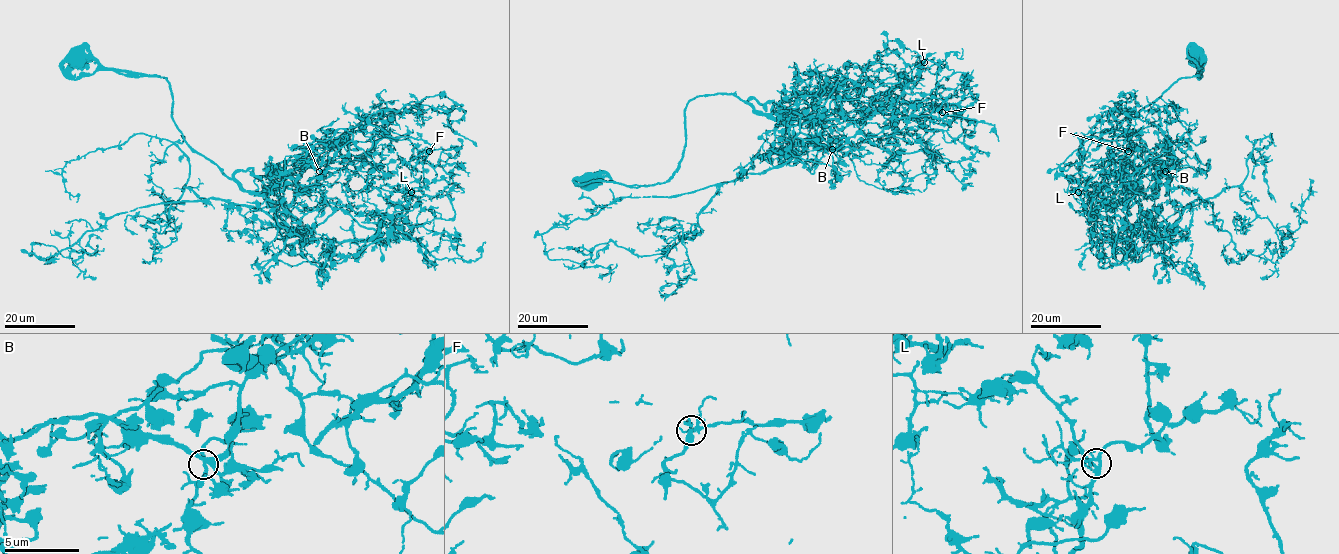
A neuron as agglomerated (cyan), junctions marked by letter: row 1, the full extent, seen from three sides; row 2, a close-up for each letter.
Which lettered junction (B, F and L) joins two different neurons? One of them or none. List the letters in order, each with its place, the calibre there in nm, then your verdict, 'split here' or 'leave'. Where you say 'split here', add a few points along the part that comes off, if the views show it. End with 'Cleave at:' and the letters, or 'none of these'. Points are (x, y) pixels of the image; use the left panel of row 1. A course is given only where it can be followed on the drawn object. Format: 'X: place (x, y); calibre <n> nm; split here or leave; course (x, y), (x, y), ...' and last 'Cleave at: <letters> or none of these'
B: place (319, 171); calibre 260 nm; leave
F: place (429, 151); calibre 240 nm; leave
L: place (411, 192); calibre 200 nm; leave
Cleave at: none of these

